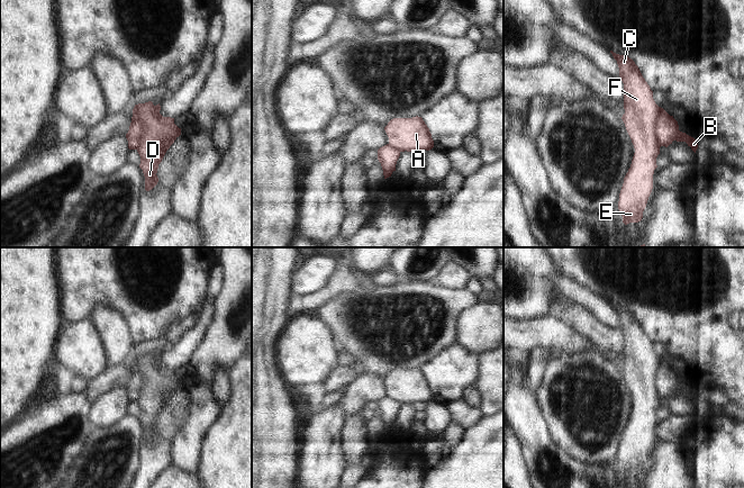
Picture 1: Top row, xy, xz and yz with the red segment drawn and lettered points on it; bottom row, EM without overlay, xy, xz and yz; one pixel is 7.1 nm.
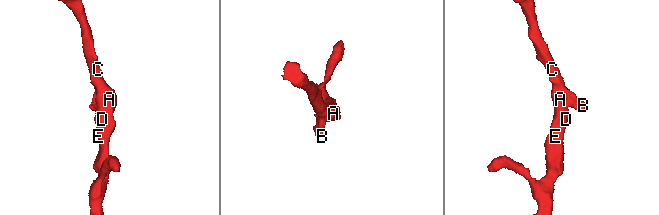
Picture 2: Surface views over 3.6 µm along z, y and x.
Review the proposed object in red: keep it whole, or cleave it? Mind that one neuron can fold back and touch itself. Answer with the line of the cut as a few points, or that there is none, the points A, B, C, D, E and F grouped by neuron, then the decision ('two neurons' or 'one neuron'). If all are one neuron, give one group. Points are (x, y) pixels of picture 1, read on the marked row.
cut yz (661, 108), (655, 124), (655, 138), (659, 146); groups A C D E F / B; two neurons

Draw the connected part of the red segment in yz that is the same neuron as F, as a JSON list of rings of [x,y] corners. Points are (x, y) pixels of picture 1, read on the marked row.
[[[613,51],[610,53],[617,61],[619,76],[624,83],[625,114],[621,119],[635,148],[618,201],[623,223],[627,225],[642,220],[653,189],[653,174],[657,168],[656,157],[660,154],[655,124],[661,107],[655,103],[653,91],[635,62],[628,56]]]

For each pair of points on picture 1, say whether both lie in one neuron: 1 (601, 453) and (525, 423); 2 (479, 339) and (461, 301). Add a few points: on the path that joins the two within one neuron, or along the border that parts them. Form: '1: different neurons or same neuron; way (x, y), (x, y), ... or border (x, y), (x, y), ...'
1: different neurons; border (540, 408), (551, 439), (566, 453)
2: different neurons; border (477, 301), (461, 313), (455, 334)

